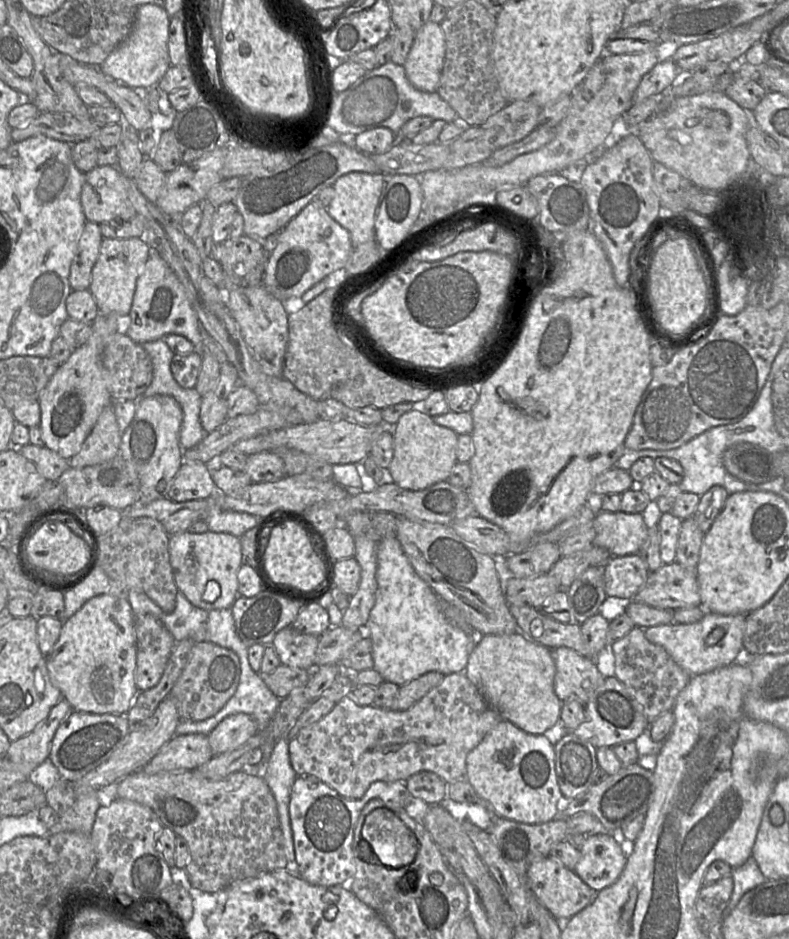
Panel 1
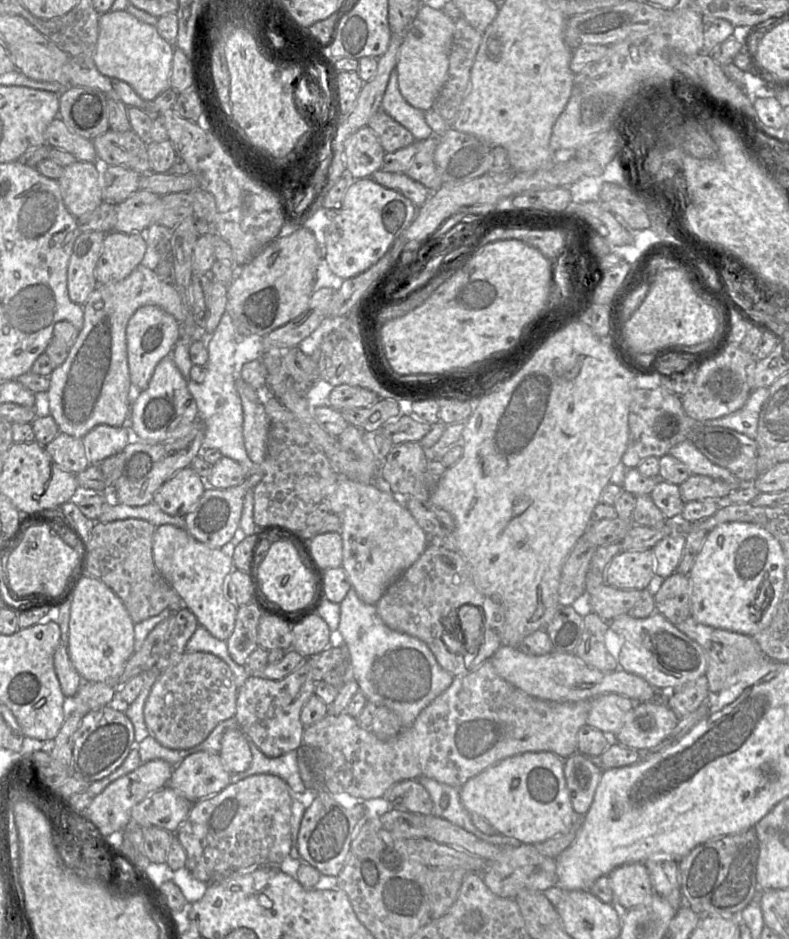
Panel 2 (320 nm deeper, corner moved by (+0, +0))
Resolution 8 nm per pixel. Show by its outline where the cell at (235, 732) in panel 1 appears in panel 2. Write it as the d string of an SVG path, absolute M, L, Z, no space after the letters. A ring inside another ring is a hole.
M199 751L174 766L167 786L196 803L228 786L231 774L219 754Z

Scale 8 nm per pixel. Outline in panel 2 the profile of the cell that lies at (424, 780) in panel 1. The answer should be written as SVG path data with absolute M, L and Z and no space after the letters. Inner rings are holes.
M407 779L394 784L383 797L399 810L433 815L433 801L417 779Z

